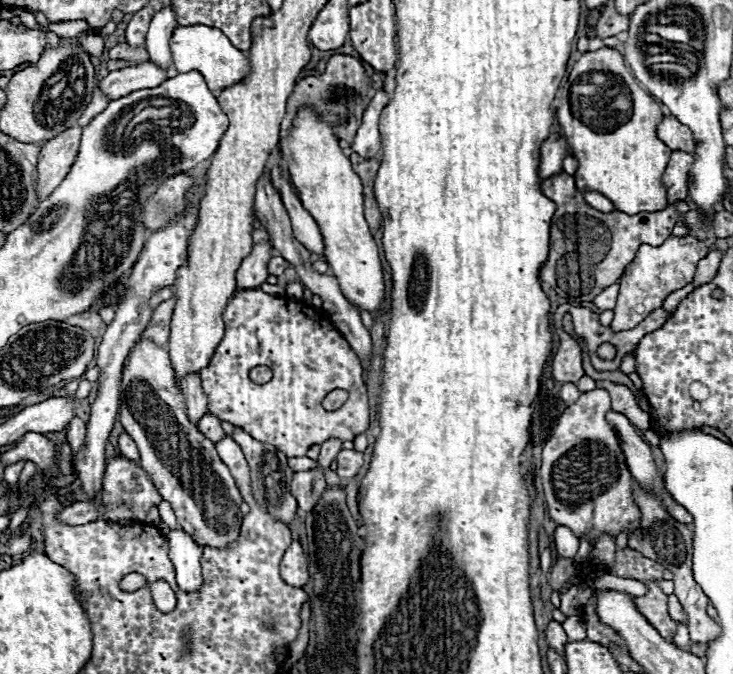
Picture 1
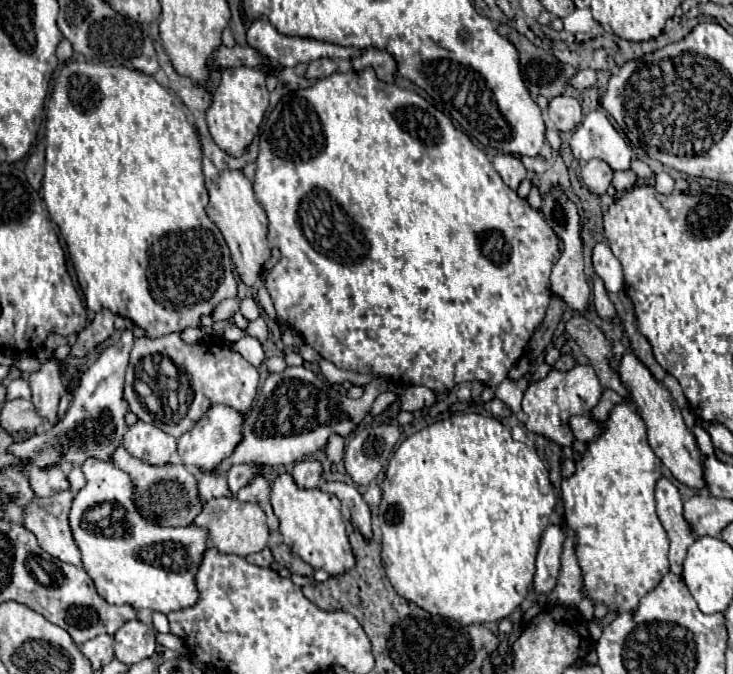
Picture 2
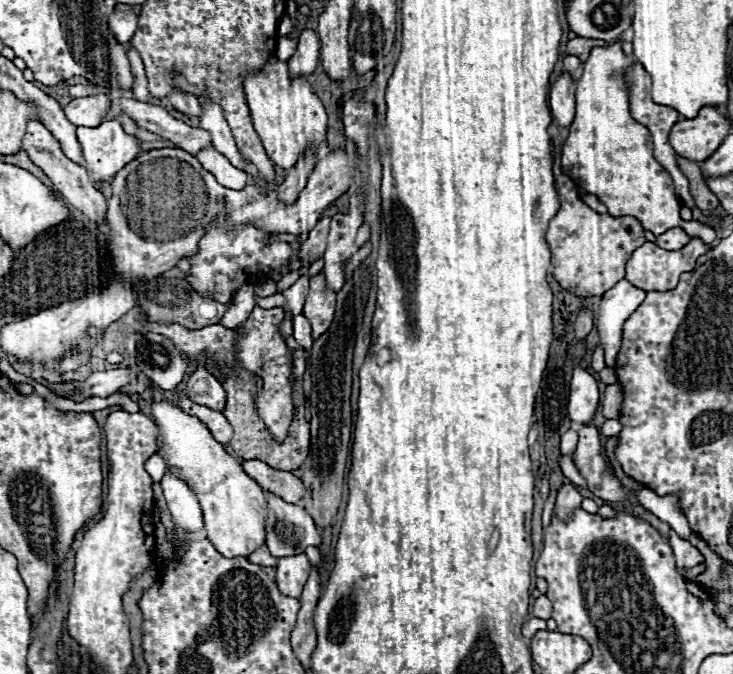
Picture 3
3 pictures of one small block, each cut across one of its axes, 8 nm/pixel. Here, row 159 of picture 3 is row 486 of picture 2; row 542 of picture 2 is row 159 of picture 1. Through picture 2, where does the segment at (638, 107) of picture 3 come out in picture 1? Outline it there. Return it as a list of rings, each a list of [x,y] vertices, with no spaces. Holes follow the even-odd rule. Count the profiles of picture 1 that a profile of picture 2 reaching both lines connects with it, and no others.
[[[674,150],[670,162],[662,174],[662,184],[666,188],[668,204],[684,200],[688,196],[688,170],[692,164],[692,154]]]

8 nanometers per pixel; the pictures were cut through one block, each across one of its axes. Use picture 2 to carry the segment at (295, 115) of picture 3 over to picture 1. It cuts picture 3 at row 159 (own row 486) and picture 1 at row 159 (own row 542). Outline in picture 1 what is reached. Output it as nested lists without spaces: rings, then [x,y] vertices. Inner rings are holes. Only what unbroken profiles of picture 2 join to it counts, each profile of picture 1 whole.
[[[310,108],[298,112],[288,138],[282,142],[282,152],[304,208],[314,216],[322,230],[326,244],[326,262],[334,270],[344,298],[350,300],[350,304],[356,308],[376,312],[384,300],[382,264],[378,246],[364,220],[362,180],[352,170],[350,158],[342,154],[338,138],[332,134],[330,126],[318,120]]]

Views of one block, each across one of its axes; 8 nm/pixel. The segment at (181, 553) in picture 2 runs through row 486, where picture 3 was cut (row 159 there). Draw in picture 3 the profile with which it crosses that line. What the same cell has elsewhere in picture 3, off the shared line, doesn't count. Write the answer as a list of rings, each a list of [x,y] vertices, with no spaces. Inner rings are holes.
[[[104,120],[96,128],[78,126],[76,136],[78,136],[78,142],[82,146],[82,156],[84,156],[84,162],[88,166],[88,176],[92,180],[92,186],[98,190],[100,190],[98,184],[102,184],[102,182],[110,184],[110,180],[120,172],[120,166],[126,166],[128,162],[132,162],[142,152],[140,140],[136,136],[126,134],[118,120]]]

